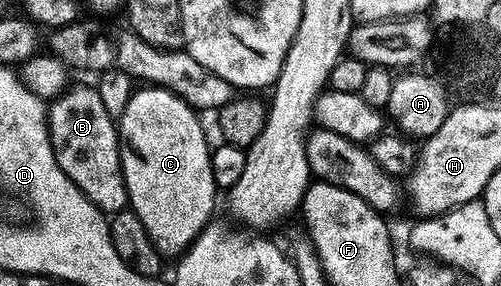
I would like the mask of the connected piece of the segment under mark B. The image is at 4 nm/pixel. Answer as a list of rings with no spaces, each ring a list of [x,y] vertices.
[[[68,87],[50,101],[47,109],[47,129],[51,135],[57,166],[104,214],[122,212],[128,207],[127,187],[119,157],[119,129],[105,110],[98,87]]]

